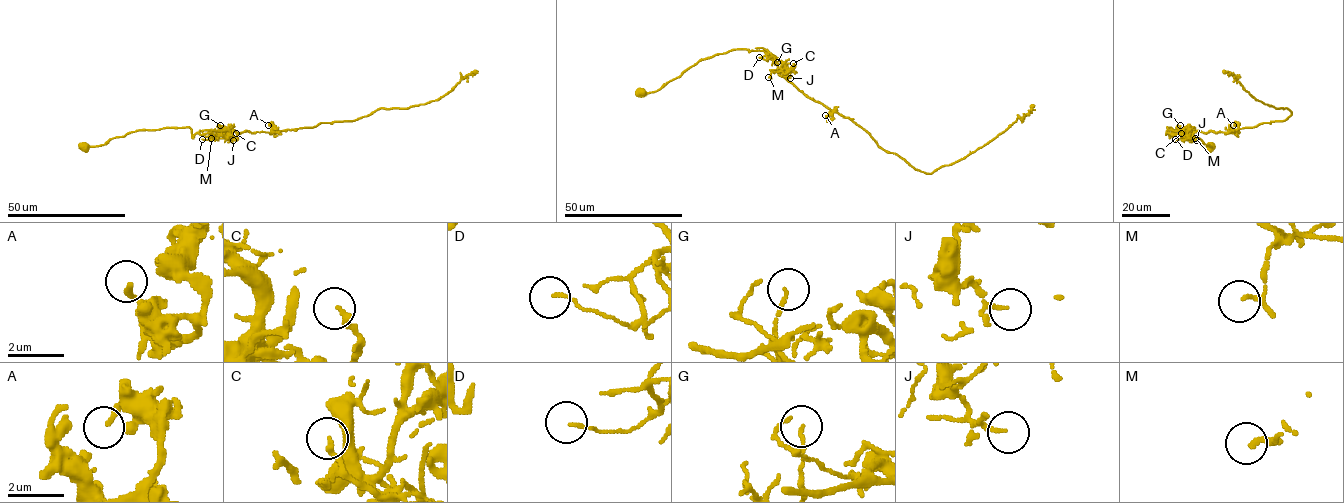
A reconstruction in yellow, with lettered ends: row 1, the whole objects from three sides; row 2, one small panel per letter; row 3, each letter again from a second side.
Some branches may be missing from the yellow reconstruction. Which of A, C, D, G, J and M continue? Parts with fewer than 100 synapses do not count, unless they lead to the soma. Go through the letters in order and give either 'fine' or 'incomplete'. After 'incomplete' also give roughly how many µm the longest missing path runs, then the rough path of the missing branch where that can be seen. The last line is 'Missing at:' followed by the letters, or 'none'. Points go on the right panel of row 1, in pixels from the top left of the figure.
A: fine
C: fine
D: fine
G: fine
J: fine
M: fine
Missing at: none

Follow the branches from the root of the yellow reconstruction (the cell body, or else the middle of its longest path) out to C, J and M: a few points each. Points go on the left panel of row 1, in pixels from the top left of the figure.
C: (85, 147), (105, 144), (143, 129), (189, 127), (193, 137), (203, 130), (230, 138), (237, 138), (236, 133)
J: (85, 147), (105, 144), (137, 130), (165, 128), (189, 127), (193, 137), (203, 130), (226, 129), (233, 140)
M: (85, 147), (105, 144), (113, 138), (137, 130), (189, 127), (193, 137), (203, 130), (226, 129), (211, 138)

